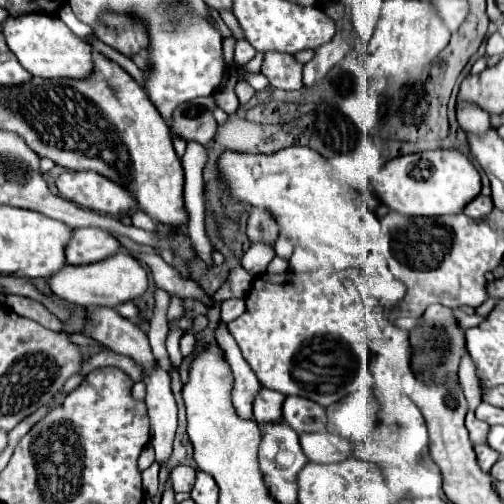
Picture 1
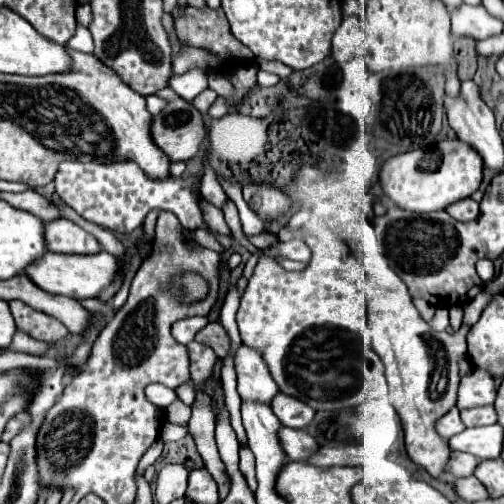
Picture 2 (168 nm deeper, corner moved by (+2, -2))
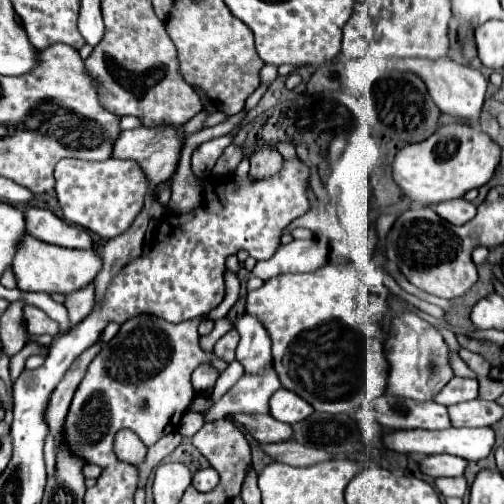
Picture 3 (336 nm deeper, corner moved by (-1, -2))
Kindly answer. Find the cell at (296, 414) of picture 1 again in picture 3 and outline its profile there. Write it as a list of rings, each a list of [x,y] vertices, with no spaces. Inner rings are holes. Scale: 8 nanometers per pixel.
[[[289,389],[275,391],[269,401],[269,409],[277,421],[283,421],[289,425],[299,423],[313,413],[313,407],[305,399],[299,399],[299,395],[295,395]]]

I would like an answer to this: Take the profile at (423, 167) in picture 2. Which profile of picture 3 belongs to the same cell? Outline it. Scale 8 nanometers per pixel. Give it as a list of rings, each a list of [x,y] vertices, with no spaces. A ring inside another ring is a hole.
[[[451,123],[437,129],[423,143],[403,147],[393,161],[393,181],[415,205],[439,205],[463,197],[469,189],[483,187],[499,165],[501,149],[483,131],[463,123]]]

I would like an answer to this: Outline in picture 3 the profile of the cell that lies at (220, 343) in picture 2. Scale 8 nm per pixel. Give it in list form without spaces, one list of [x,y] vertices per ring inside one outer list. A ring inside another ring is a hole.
[[[235,329],[227,331],[217,343],[215,343],[215,355],[219,359],[223,359],[225,363],[231,363],[235,361],[235,347],[239,343],[239,333]]]

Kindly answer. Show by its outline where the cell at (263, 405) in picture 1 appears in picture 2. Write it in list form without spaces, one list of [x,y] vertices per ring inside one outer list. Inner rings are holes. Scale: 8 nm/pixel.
[[[242,343],[234,355],[234,369],[238,377],[238,393],[242,399],[270,403],[278,393],[278,387],[258,349]]]

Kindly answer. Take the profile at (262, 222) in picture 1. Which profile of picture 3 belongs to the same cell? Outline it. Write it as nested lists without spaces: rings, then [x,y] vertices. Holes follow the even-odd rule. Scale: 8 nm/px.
[[[261,147],[251,155],[251,169],[249,177],[259,181],[259,179],[269,179],[271,175],[277,175],[283,167],[283,157],[279,155],[277,149],[273,147]]]

